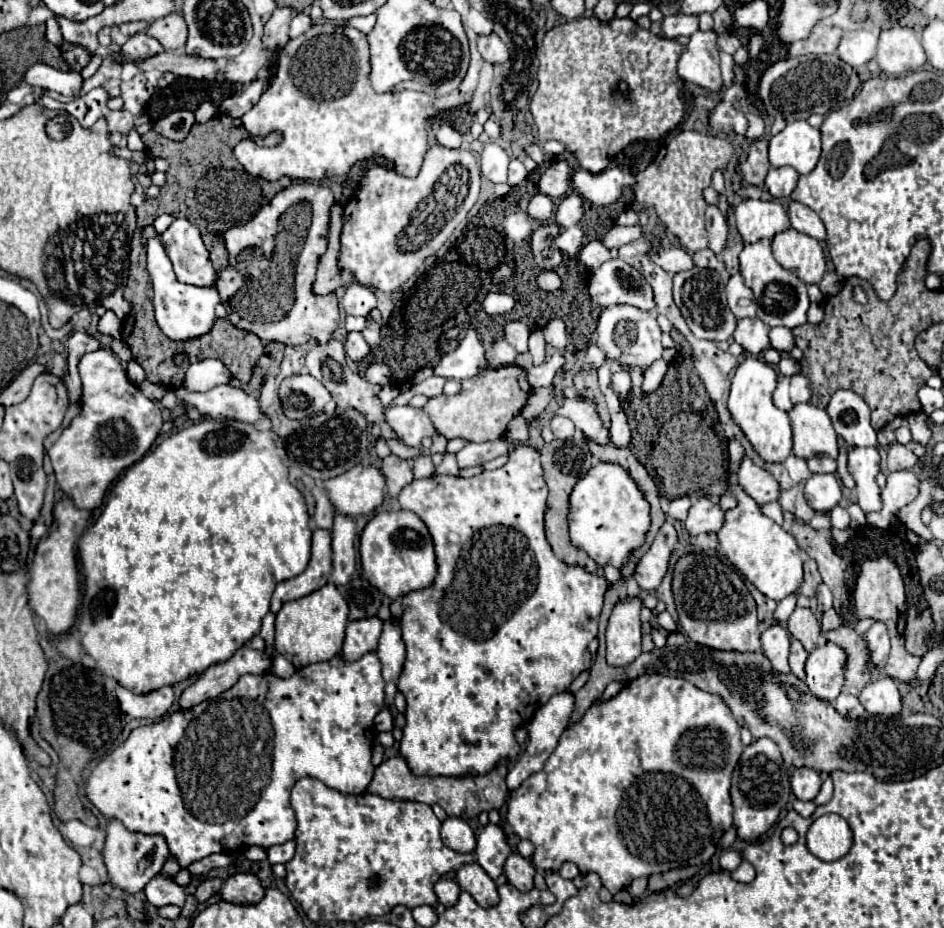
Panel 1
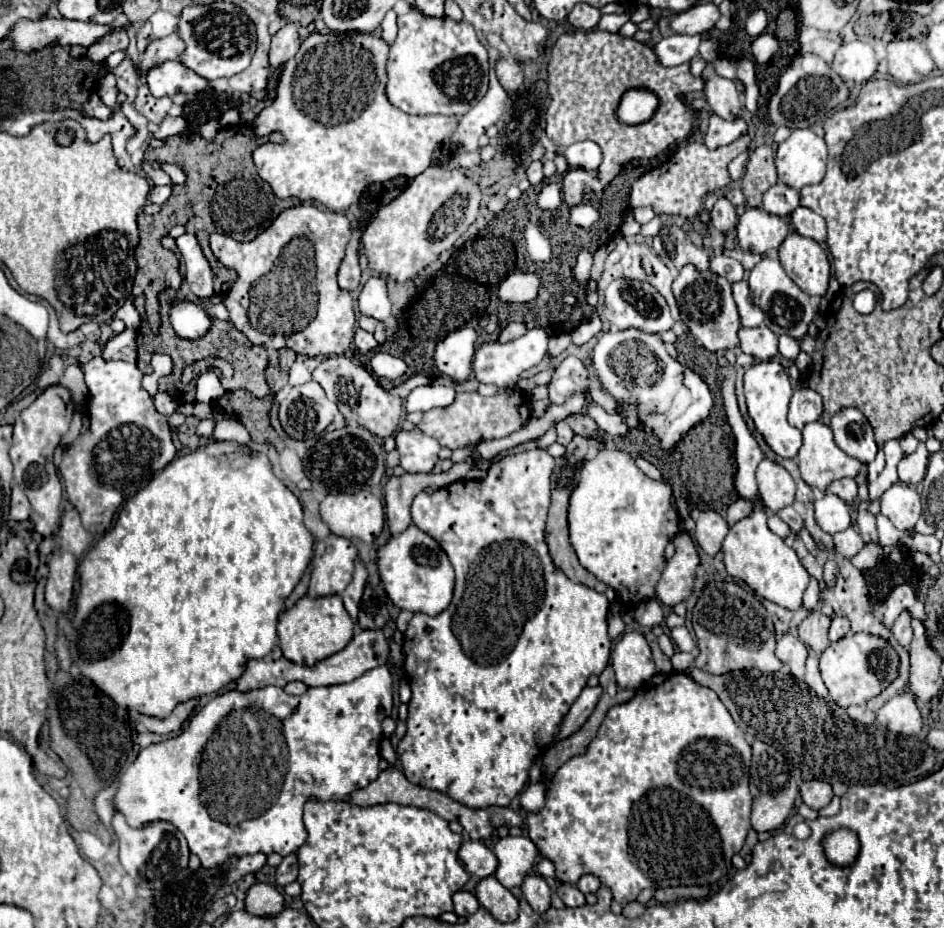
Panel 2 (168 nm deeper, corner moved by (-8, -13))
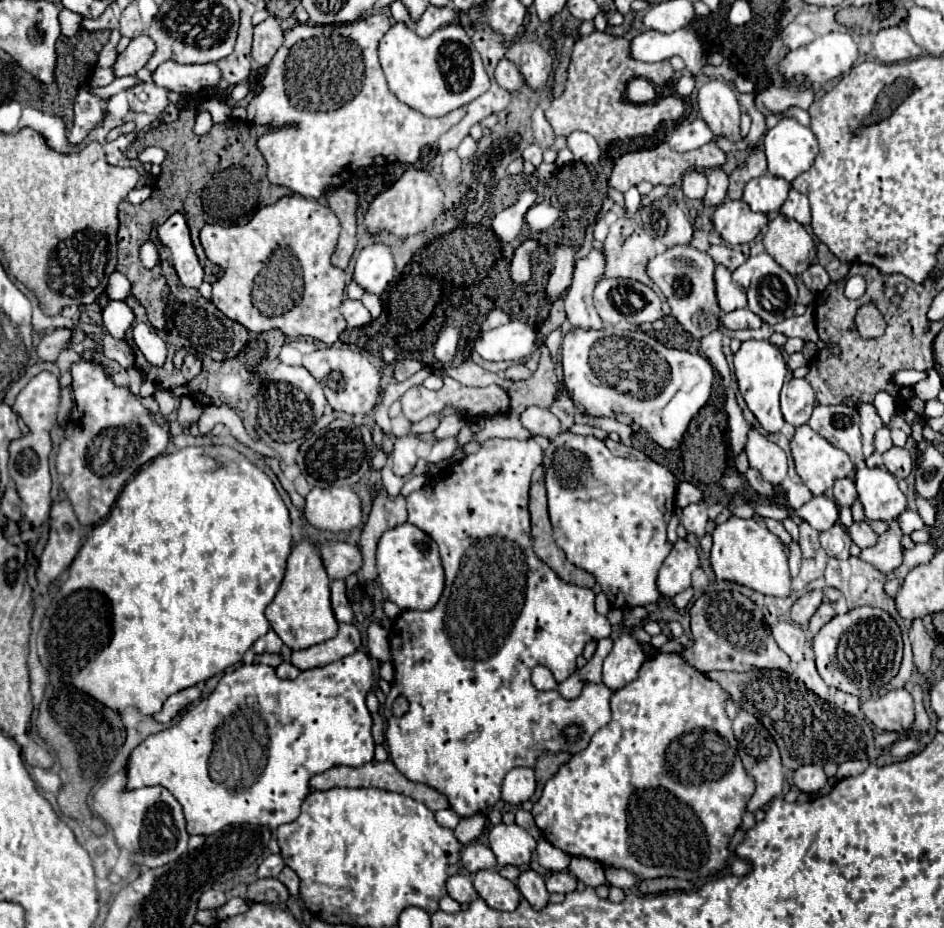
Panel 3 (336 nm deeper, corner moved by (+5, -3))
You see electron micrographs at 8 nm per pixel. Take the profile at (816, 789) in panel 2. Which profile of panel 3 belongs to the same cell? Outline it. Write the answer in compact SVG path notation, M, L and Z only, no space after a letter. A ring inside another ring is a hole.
M810 764L810 766L802 766L794 772L794 778L792 778L794 786L800 788L802 792L808 792L808 794L814 794L818 792L820 788L824 788L824 784L828 782L822 766L816 766L816 764Z

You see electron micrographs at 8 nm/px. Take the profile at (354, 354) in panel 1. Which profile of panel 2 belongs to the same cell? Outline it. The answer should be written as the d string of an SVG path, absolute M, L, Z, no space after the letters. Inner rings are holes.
M357 328L355 332L355 346L361 350L361 352L369 352L377 346L377 340L373 338L373 332L367 332L363 328Z

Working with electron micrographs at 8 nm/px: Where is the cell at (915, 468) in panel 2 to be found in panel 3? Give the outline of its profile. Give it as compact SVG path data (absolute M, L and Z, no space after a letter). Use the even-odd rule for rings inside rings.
M892 446L888 452L882 454L884 458L884 466L896 476L896 478L906 478L912 468L914 468L914 460L910 456L910 452L906 448L898 448L898 446Z

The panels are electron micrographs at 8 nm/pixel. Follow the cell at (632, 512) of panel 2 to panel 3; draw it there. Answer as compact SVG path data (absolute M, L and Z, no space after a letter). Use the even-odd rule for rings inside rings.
M560 432L550 442L544 452L544 468L554 540L564 550L566 558L596 576L612 608L634 608L656 602L660 598L656 590L656 572L672 548L666 540L666 526L674 512L676 478L656 462L618 458L602 440L594 436L574 436L570 432ZM574 454L582 462L578 470L574 470Z

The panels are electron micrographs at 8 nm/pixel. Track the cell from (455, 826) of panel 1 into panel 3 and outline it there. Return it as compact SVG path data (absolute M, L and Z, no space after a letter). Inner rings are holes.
M470 842L460 852L460 862L468 872L478 872L494 866L494 852L490 852L488 846L480 842Z

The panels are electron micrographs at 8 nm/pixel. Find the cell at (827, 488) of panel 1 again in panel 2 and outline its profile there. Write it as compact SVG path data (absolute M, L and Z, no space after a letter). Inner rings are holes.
M825 492L825 496L815 502L815 520L827 534L843 532L851 526L849 506L839 496Z

